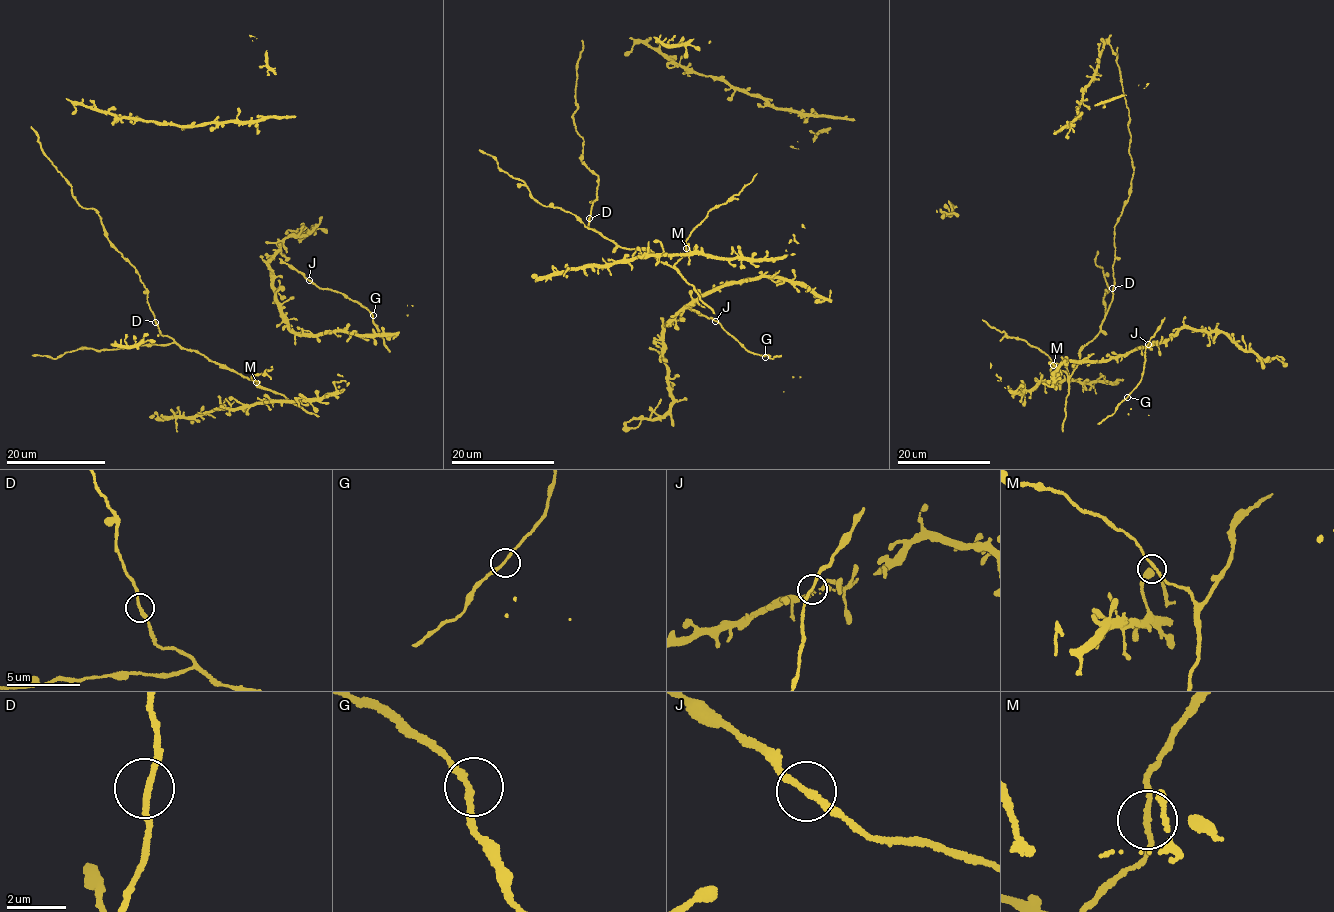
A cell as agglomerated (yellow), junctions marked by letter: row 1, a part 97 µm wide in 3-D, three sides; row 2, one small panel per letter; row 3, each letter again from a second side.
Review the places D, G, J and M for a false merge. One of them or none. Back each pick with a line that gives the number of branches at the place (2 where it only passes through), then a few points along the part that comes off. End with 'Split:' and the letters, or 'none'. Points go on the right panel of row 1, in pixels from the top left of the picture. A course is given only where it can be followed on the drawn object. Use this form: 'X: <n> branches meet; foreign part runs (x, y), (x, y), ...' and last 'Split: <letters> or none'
Split: none

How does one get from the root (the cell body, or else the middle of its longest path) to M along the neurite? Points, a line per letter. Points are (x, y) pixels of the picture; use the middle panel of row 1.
M: (588, 219), (589, 227), (618, 246), (652, 252), (656, 258), (672, 266), (686, 254), (686, 248)

